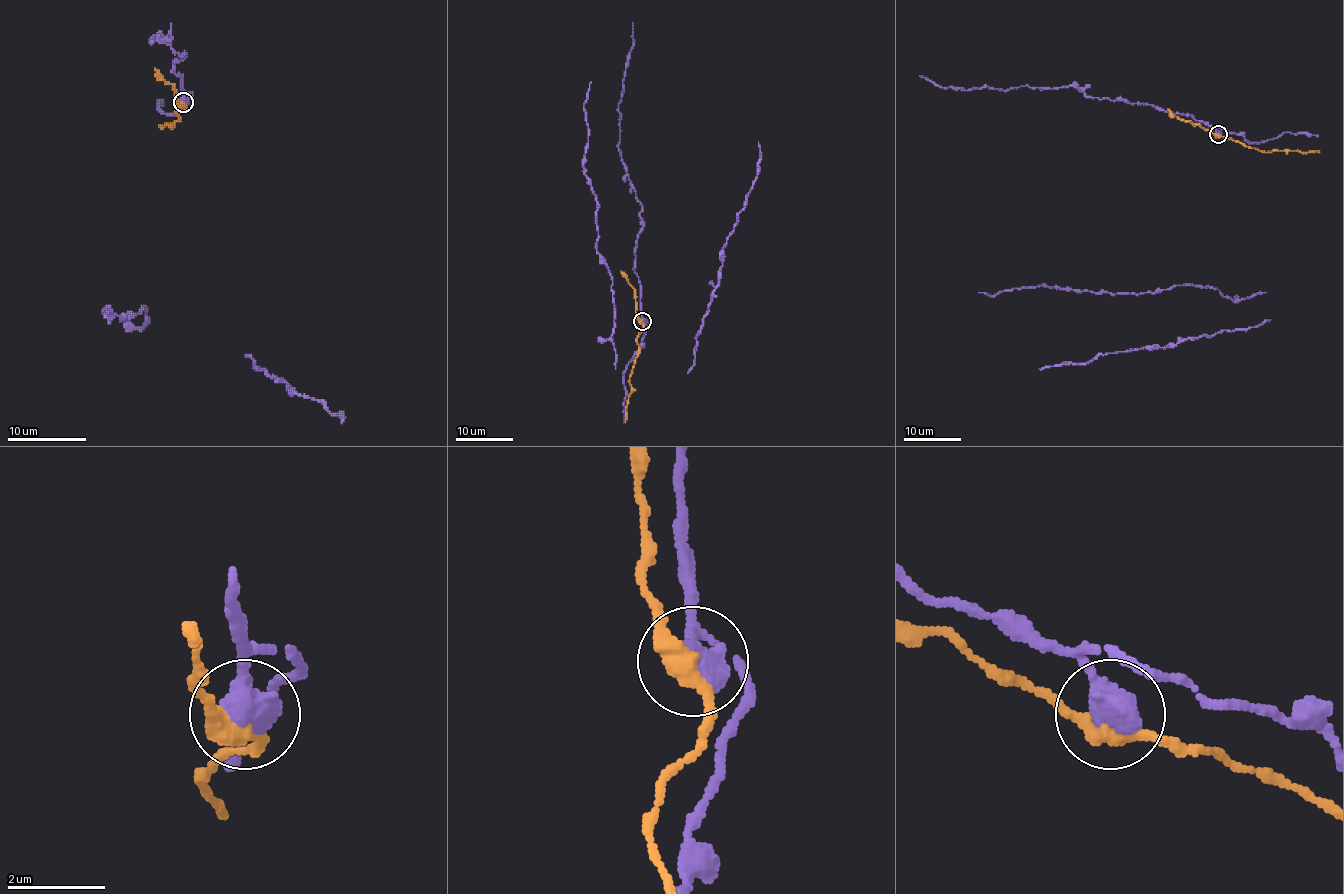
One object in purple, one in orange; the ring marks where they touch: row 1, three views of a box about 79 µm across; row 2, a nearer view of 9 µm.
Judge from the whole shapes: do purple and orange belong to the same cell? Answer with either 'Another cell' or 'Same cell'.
Another cell

